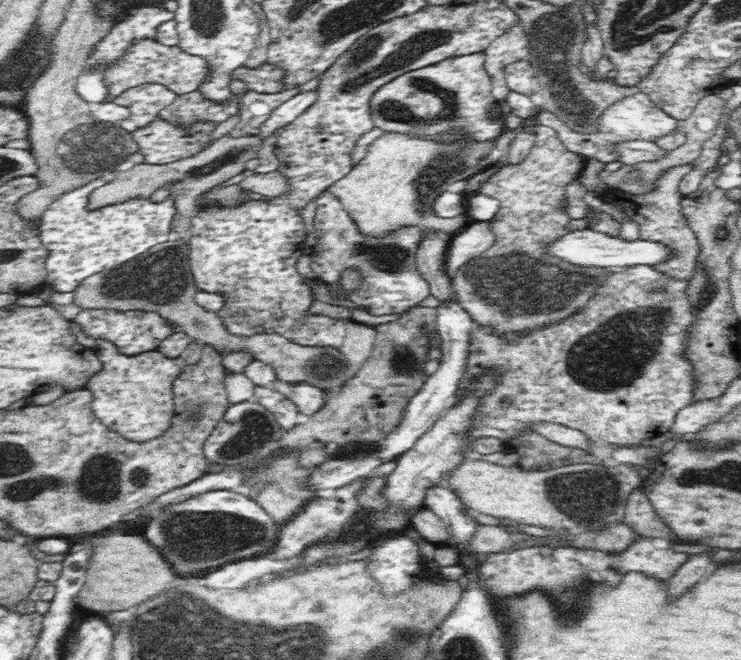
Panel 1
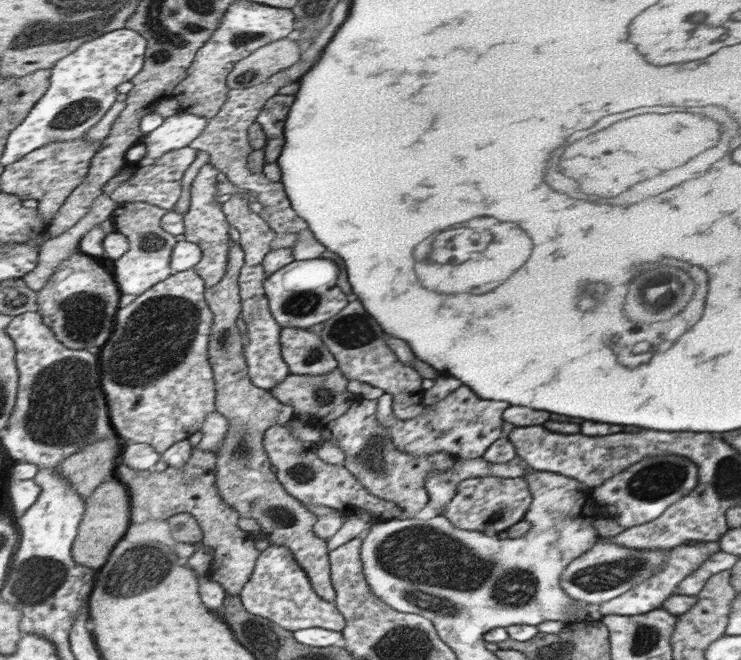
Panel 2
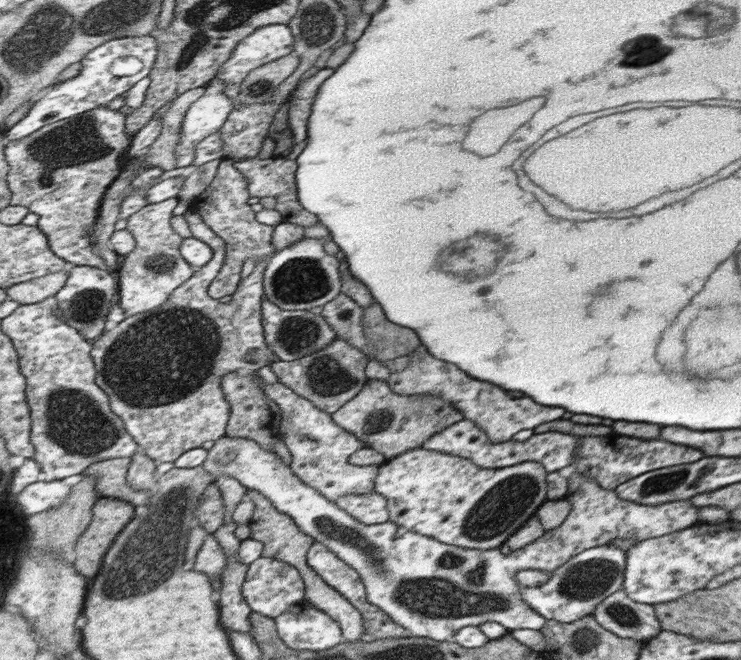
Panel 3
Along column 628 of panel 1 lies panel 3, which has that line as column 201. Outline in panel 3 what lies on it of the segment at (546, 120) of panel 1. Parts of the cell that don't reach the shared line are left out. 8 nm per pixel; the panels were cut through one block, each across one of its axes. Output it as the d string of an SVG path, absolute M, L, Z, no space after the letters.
M211 80L199 96L195 104L189 108L187 118L183 122L181 140L177 146L177 166L189 166L195 162L195 148L207 136L219 132L219 128L227 122L227 116L233 110L231 98L225 94L225 86L221 80Z

